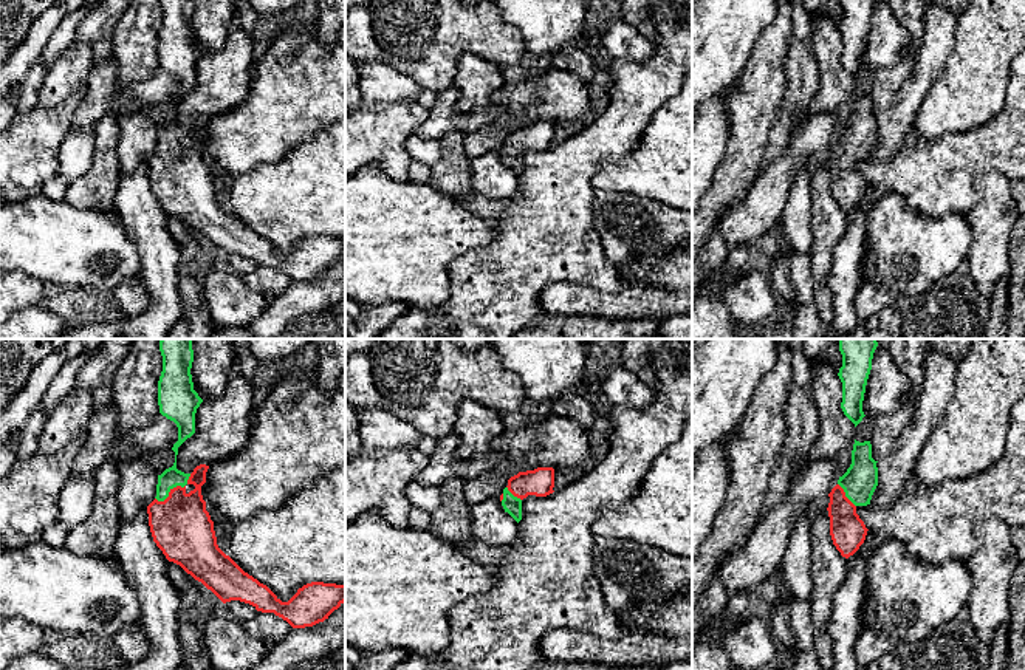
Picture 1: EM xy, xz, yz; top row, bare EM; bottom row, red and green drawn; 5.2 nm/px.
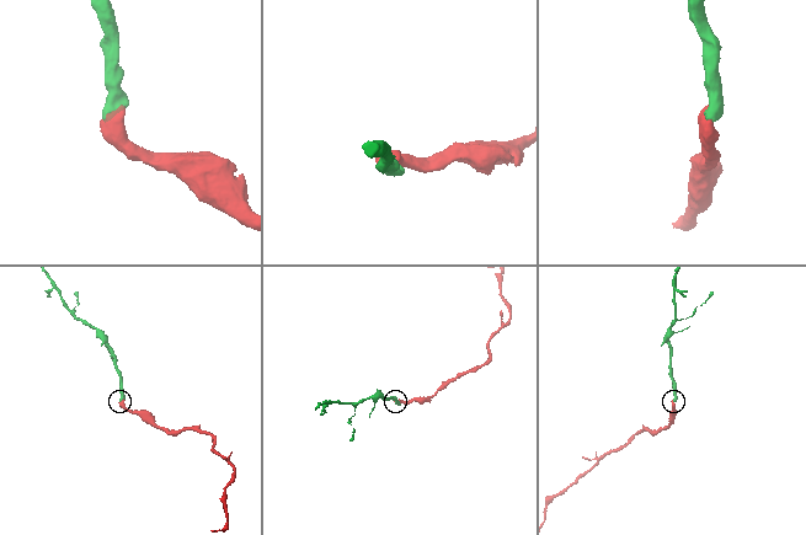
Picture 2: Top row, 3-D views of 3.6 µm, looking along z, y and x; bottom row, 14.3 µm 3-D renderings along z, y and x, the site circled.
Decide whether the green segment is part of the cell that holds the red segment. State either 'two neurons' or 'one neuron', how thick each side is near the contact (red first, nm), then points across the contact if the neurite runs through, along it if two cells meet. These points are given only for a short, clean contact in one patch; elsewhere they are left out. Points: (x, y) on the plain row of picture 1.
one neuron; 320 nm thick on the red side, 100 nm on the other; runs through xy (181, 181), (174, 169), (174, 141), (172, 130)

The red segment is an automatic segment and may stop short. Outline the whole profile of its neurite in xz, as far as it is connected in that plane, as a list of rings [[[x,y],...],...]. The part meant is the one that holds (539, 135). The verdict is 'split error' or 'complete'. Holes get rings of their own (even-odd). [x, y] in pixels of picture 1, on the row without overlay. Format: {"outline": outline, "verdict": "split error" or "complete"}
{"outline": [[[537,121],[519,125],[508,133],[508,139],[500,149],[502,159],[517,176],[522,173],[522,153],[528,149],[547,150],[553,147],[554,122]]], "verdict": "split error"}

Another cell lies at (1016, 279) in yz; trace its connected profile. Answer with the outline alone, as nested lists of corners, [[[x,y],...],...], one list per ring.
[[[1019,215],[1011,237],[1006,339],[1025,339],[1025,215]]]

